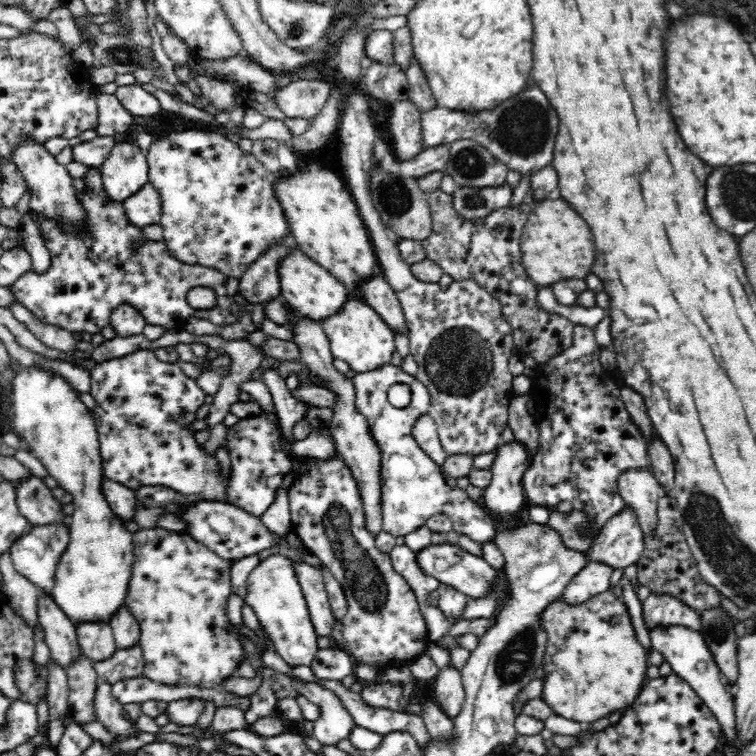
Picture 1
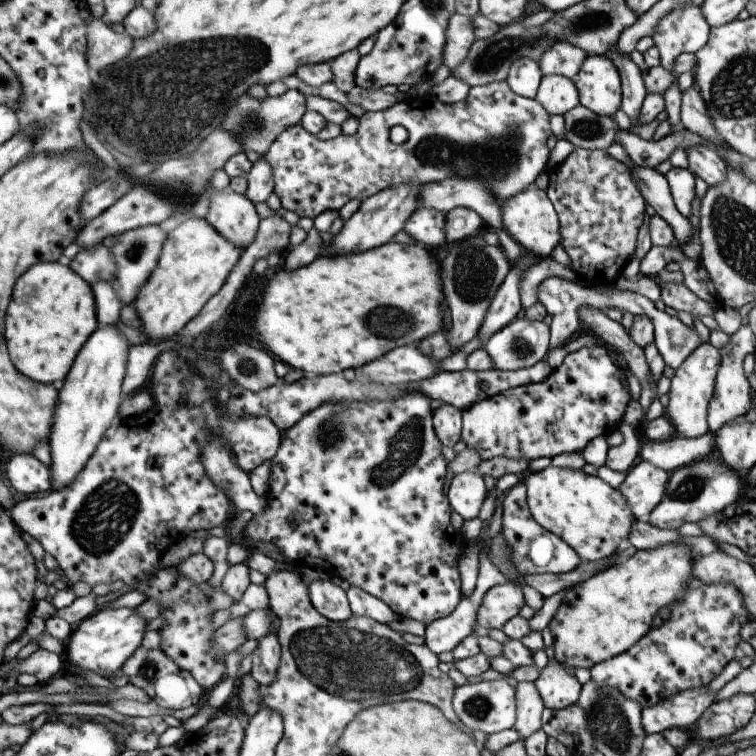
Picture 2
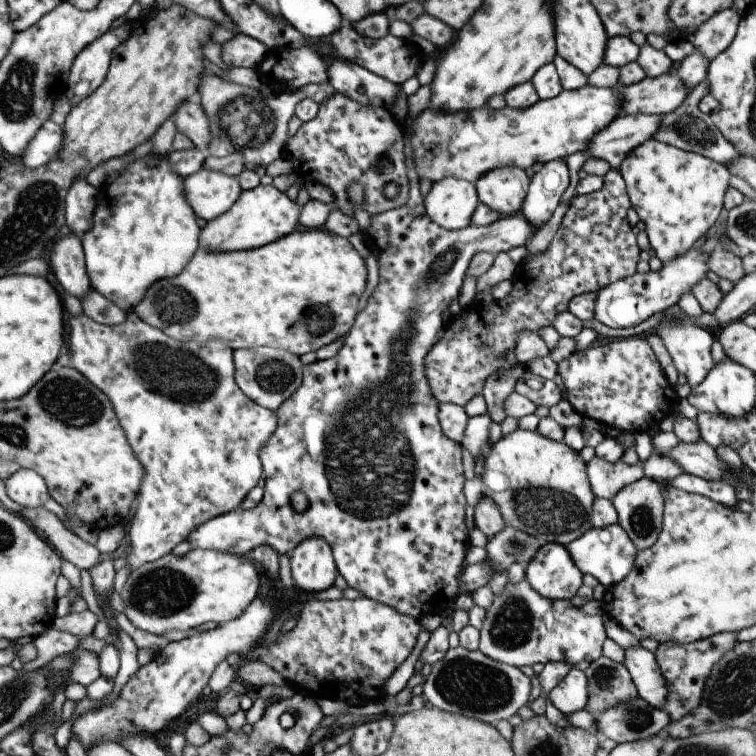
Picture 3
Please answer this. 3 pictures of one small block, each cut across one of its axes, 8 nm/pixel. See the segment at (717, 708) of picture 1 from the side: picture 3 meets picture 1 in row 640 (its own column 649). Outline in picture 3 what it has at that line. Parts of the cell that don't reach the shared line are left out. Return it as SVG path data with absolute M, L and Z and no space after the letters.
M642 646L626 649L626 668L636 685L639 697L650 706L662 709L667 703L668 687L656 655Z

